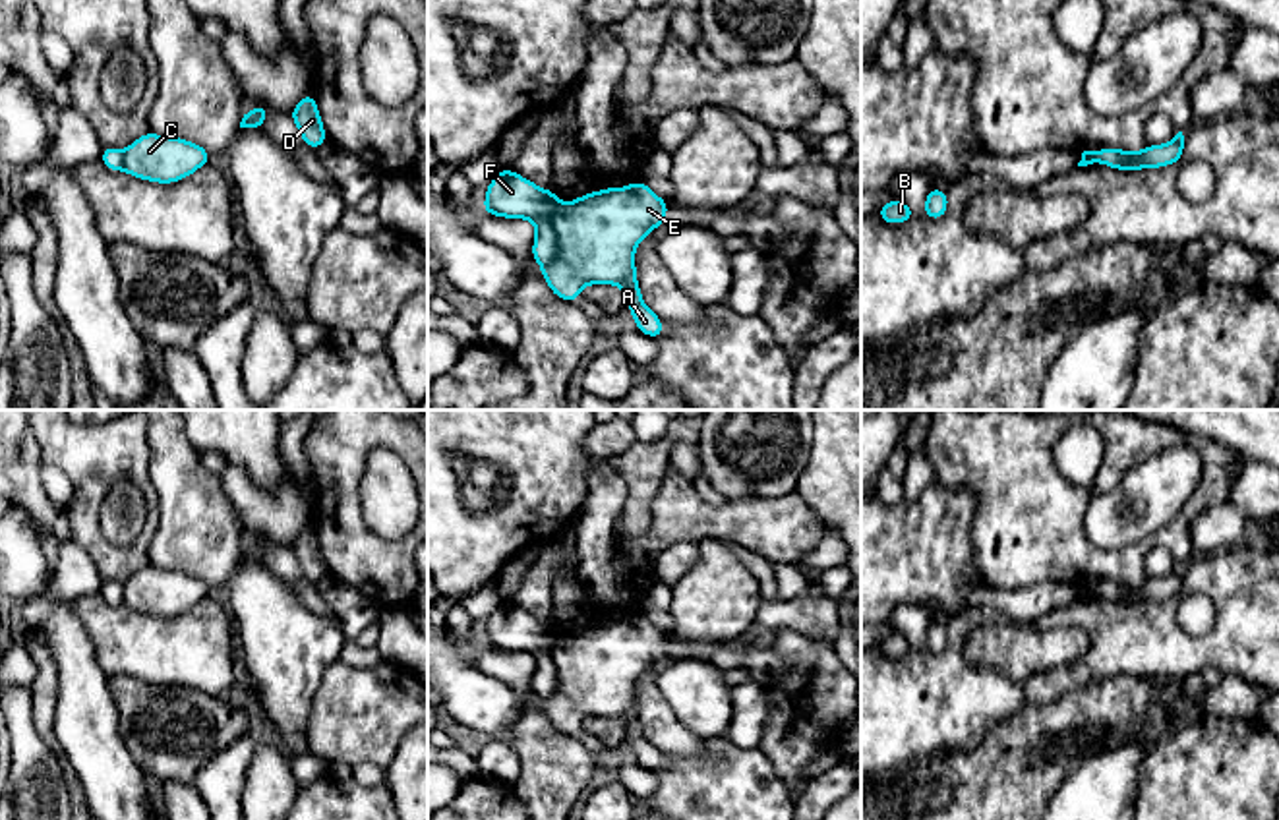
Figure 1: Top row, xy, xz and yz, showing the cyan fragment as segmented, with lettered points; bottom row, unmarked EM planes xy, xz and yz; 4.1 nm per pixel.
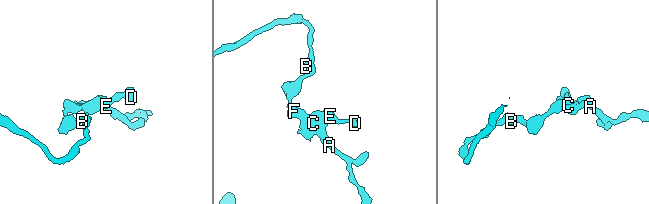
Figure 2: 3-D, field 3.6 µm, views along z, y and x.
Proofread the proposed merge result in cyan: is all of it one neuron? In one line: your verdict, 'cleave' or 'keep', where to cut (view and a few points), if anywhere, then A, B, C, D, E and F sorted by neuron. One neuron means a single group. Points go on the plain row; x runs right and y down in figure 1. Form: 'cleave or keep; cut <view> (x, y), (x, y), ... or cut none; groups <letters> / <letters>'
cleave; cut xz (564, 637), (554, 654), (556, 689), (542, 699); groups A C D E / B F

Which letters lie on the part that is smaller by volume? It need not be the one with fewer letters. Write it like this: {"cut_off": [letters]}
{"cut_off": ["A", "C", "D", "E"]}

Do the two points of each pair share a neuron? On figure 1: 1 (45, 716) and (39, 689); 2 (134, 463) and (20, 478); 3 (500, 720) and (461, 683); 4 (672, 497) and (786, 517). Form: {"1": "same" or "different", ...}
{"1": "same", "2": "different", "3": "same", "4": "same"}

